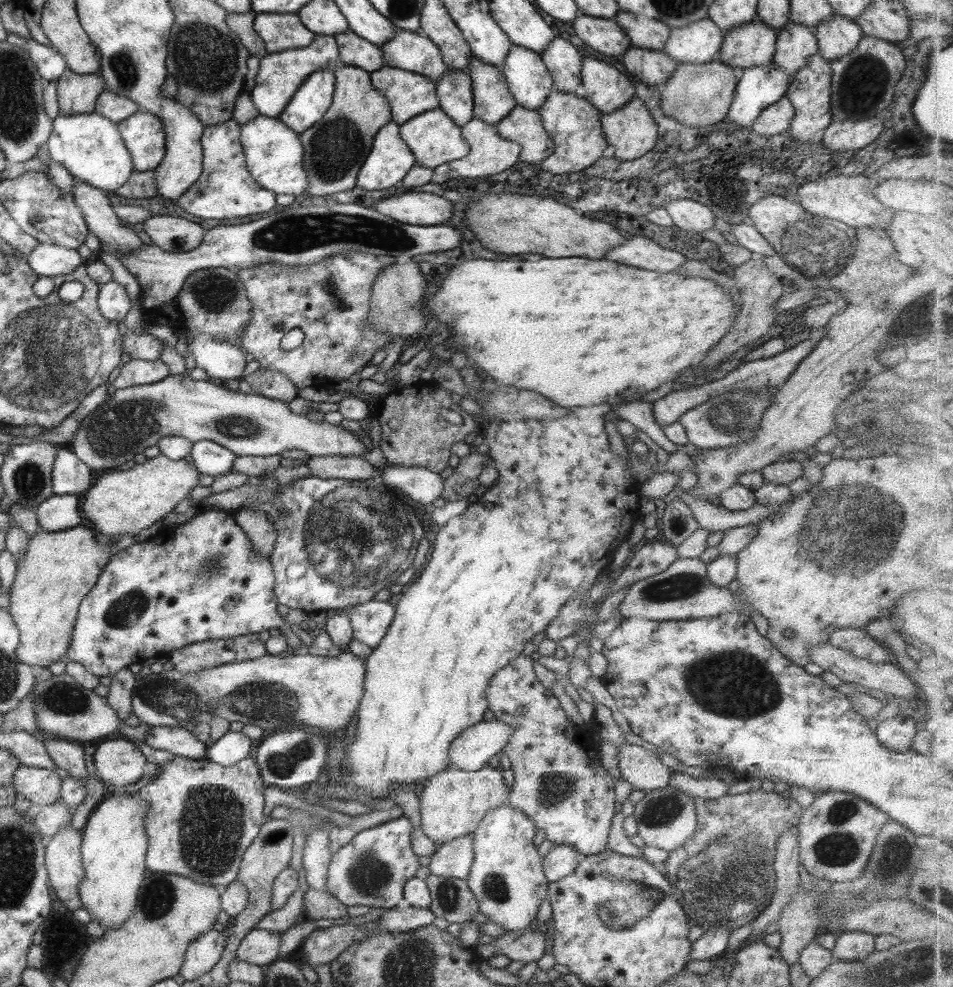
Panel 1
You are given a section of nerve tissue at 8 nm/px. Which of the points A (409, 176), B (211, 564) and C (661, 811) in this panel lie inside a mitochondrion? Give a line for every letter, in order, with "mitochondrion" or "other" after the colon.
A: other
B: mitochondrion
C: mitochondrion

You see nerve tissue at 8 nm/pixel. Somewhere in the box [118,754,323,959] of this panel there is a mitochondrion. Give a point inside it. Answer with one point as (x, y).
(212, 821)

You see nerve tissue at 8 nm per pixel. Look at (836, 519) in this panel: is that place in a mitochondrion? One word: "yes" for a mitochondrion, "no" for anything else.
yes

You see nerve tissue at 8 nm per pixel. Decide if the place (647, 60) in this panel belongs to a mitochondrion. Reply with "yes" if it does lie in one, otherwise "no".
no

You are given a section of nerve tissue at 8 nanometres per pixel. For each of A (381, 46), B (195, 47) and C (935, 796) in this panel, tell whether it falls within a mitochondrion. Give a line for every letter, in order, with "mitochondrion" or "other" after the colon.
A: other
B: mitochondrion
C: other

